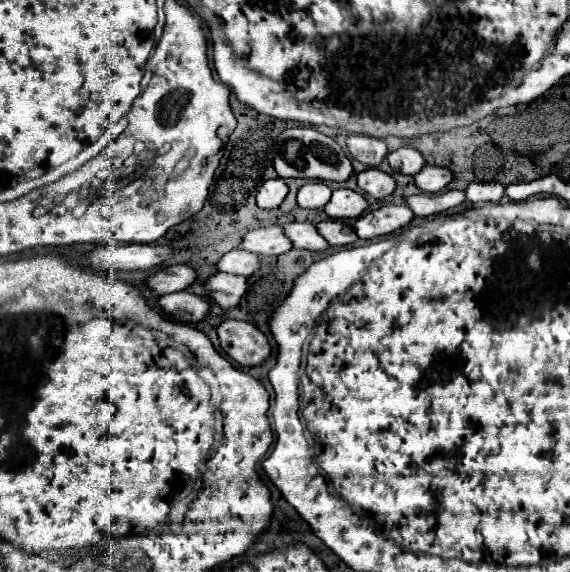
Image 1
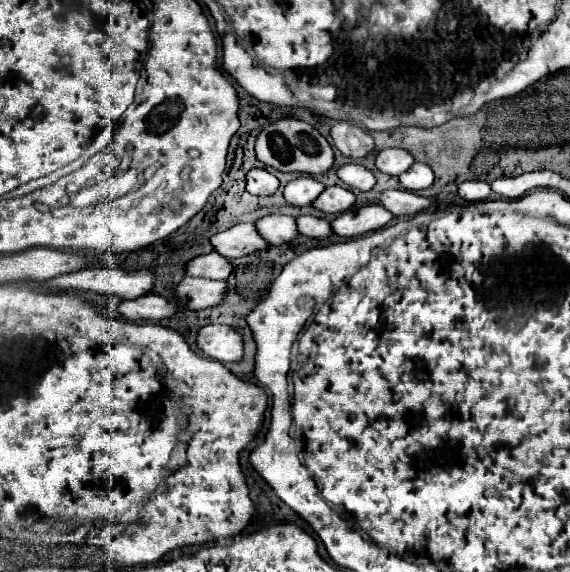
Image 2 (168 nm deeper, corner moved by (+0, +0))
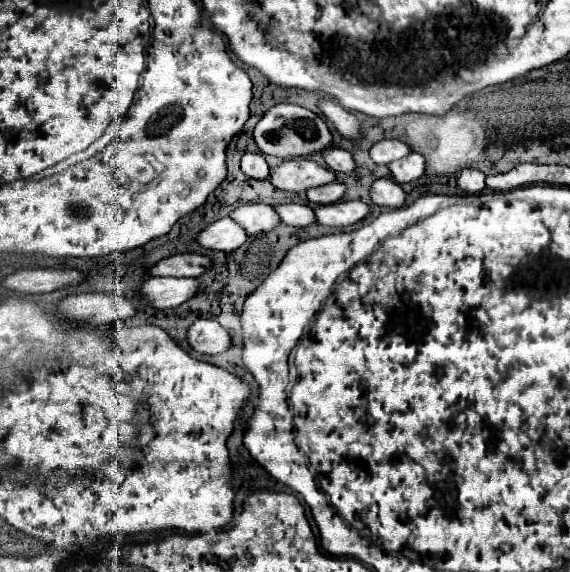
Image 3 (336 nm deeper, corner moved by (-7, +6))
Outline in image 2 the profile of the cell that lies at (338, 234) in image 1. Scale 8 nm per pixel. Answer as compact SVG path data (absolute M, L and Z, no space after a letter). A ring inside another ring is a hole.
M298 216L296 226L298 226L298 234L308 238L328 238L332 234L330 224L324 218L316 218L316 216Z

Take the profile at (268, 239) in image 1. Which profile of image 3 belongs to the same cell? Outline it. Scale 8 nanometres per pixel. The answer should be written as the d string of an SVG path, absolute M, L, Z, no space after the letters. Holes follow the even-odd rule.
M221 218L213 224L209 224L199 236L199 244L209 250L221 250L221 252L231 252L237 250L245 244L247 232L243 226L239 226L231 218Z

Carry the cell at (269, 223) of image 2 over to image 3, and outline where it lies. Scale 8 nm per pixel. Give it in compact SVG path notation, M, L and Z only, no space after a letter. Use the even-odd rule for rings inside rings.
M243 204L231 214L231 218L239 222L251 236L259 232L271 232L281 224L277 210L267 204Z

